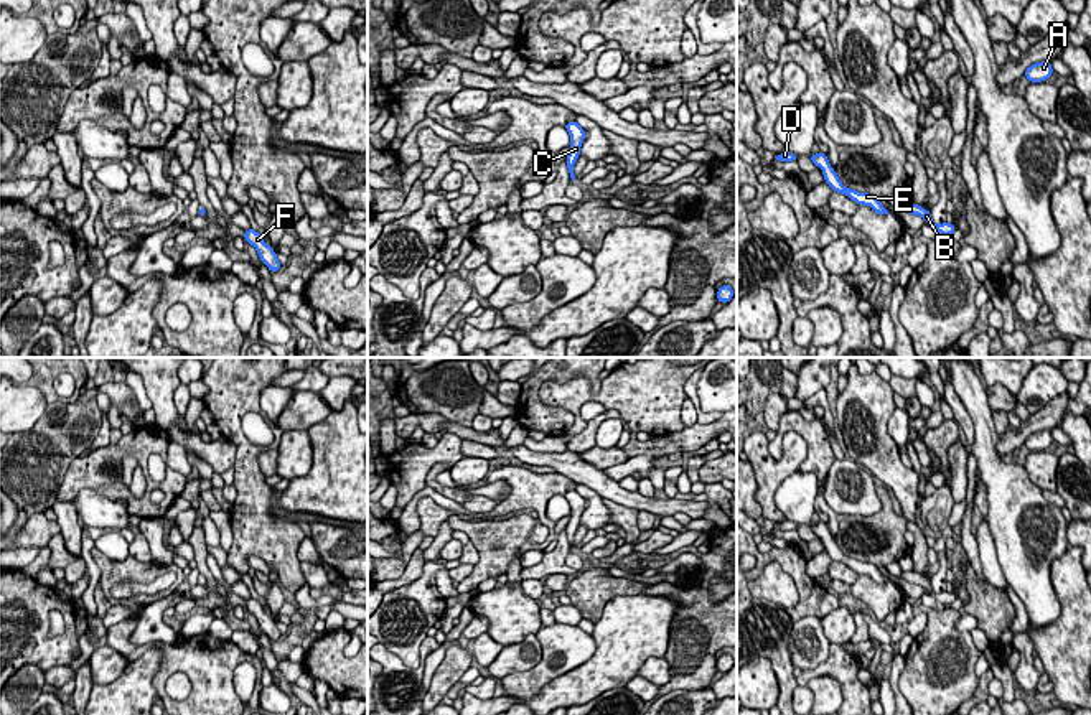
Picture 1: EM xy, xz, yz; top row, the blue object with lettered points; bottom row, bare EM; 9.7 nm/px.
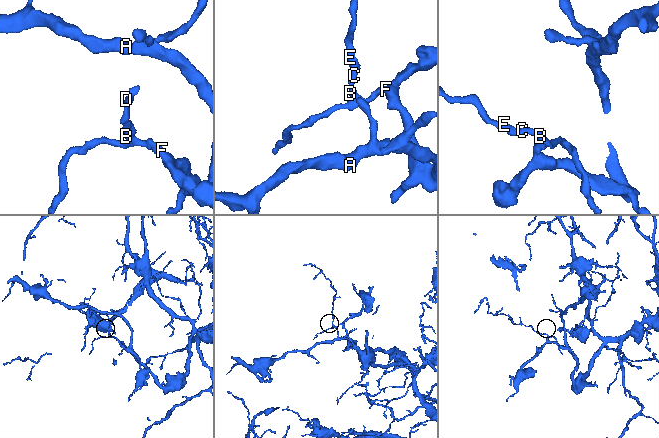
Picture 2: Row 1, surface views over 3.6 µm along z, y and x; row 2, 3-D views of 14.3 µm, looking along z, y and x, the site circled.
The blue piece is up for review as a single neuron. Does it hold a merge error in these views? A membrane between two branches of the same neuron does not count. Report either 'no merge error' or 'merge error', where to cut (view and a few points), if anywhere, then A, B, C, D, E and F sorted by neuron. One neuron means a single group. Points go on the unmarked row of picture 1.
no merge error | no cut | A B C D E F

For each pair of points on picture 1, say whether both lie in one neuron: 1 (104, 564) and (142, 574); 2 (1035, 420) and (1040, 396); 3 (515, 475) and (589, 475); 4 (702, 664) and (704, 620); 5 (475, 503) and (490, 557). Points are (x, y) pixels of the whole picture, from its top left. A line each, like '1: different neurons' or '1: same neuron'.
1: same neuron
2: different neurons
3: different neurons
4: same neuron
5: different neurons

